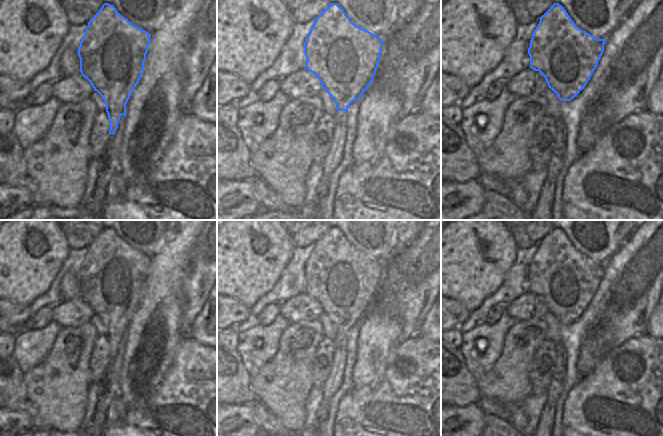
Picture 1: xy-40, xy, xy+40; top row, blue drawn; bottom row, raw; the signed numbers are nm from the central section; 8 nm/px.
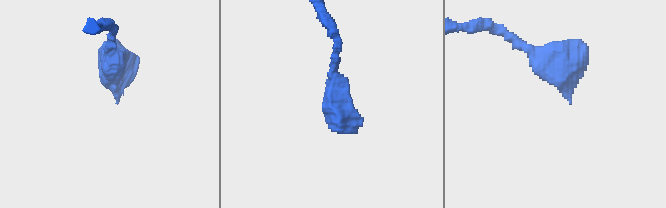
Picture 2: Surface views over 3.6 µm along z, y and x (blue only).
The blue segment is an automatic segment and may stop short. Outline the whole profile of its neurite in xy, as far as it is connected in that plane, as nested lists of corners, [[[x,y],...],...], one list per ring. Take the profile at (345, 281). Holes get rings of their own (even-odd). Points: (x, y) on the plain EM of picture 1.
[[[330,227],[315,243],[304,266],[306,280],[305,293],[313,297],[321,306],[336,328],[334,357],[330,374],[322,386],[322,400],[316,414],[318,423],[326,419],[334,394],[340,389],[346,364],[346,337],[350,328],[360,323],[372,307],[382,276],[382,263],[355,249],[342,231]]]

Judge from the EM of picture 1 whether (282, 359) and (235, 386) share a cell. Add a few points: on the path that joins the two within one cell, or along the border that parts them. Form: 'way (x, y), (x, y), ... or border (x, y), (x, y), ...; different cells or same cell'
border (251, 377), (250, 387), (256, 400); different cells

